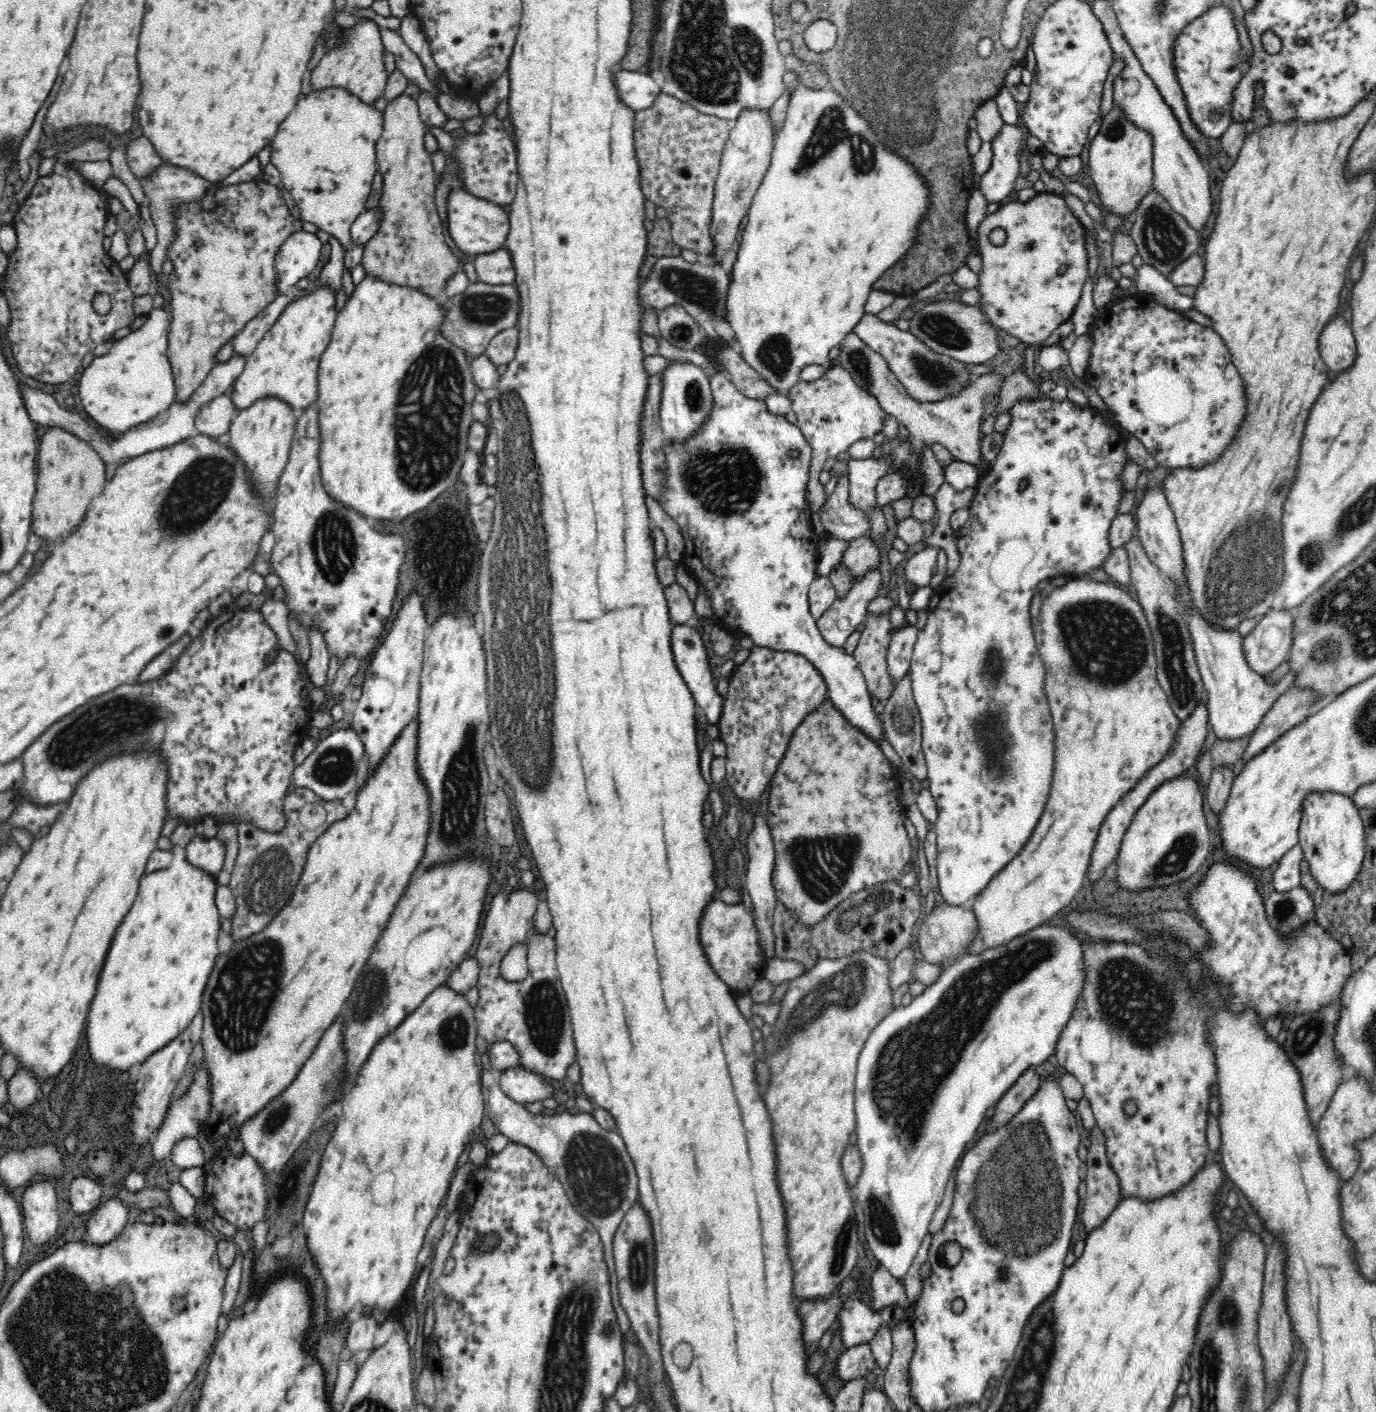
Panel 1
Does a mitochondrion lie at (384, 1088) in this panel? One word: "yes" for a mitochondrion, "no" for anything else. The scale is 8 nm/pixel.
no

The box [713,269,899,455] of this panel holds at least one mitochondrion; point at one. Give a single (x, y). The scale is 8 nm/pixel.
(774, 354)

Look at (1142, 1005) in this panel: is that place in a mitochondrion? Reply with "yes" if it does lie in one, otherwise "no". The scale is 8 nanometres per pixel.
yes

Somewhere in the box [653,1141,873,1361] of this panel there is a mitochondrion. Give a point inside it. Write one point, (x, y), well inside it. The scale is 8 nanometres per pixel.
(843, 1240)

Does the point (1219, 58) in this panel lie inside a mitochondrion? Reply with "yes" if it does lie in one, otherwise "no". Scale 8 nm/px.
no

